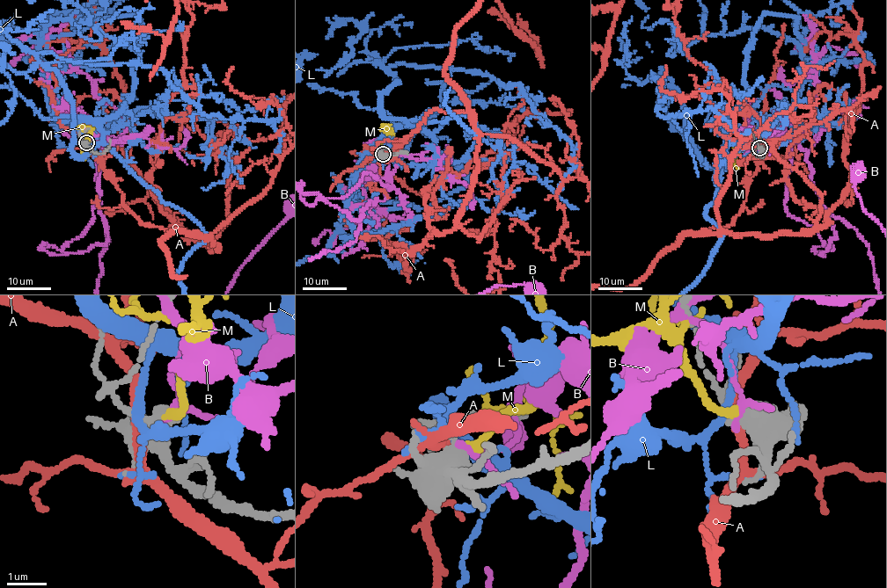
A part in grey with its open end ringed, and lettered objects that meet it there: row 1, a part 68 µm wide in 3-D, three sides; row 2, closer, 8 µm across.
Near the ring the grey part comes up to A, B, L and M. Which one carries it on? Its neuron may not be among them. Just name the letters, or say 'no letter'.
M

